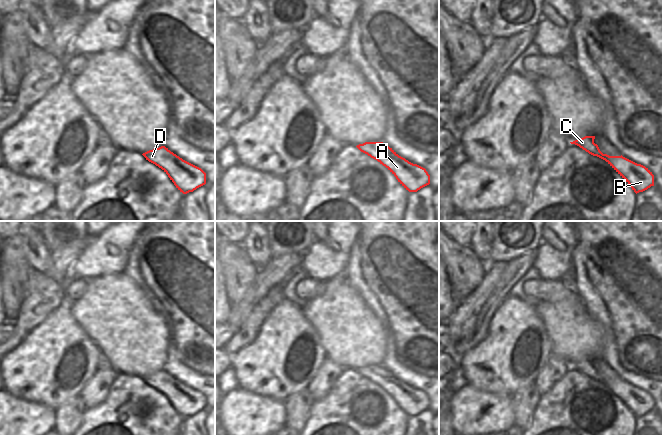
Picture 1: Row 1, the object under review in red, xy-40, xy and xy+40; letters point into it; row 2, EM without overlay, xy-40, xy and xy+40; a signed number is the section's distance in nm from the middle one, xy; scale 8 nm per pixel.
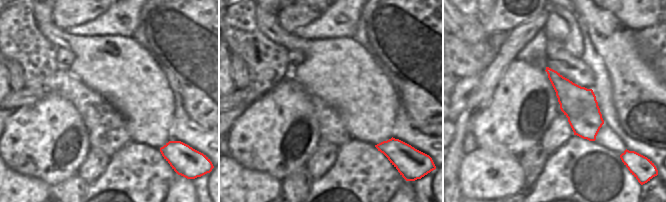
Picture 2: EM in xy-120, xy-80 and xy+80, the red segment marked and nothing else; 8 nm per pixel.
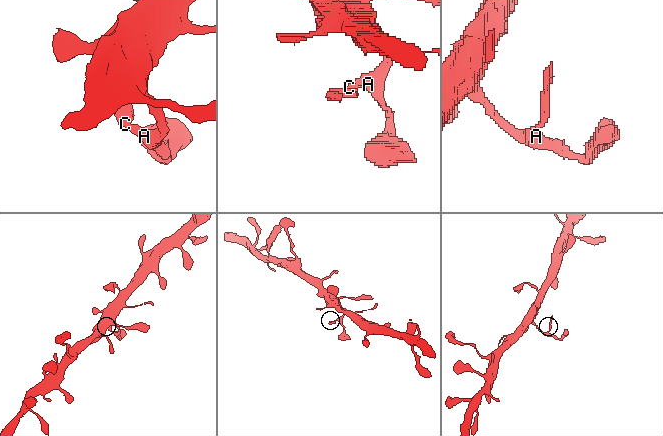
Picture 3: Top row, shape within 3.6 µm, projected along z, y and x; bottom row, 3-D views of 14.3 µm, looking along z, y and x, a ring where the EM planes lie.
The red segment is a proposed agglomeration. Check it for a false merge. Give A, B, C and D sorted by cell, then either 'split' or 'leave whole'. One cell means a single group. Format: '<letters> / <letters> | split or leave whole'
A B C D | leave whole

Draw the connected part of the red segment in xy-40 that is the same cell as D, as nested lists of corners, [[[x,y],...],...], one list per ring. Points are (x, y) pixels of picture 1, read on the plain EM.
[[[165,370],[149,374],[142,379],[161,392],[183,418],[193,416],[206,408],[206,397],[201,392],[183,384]]]

